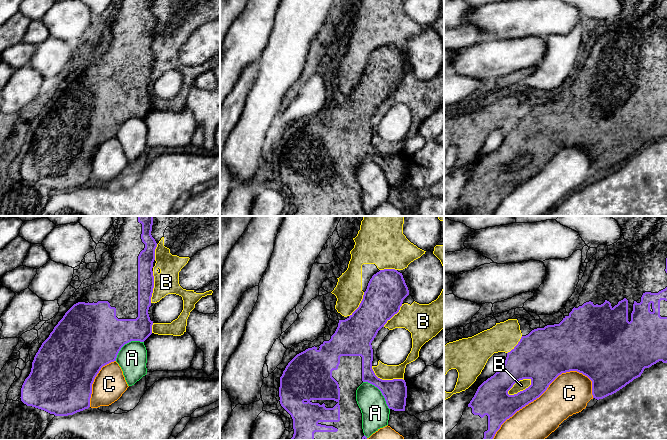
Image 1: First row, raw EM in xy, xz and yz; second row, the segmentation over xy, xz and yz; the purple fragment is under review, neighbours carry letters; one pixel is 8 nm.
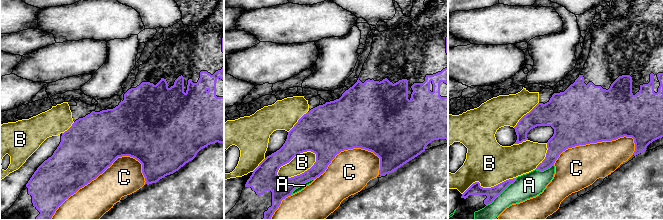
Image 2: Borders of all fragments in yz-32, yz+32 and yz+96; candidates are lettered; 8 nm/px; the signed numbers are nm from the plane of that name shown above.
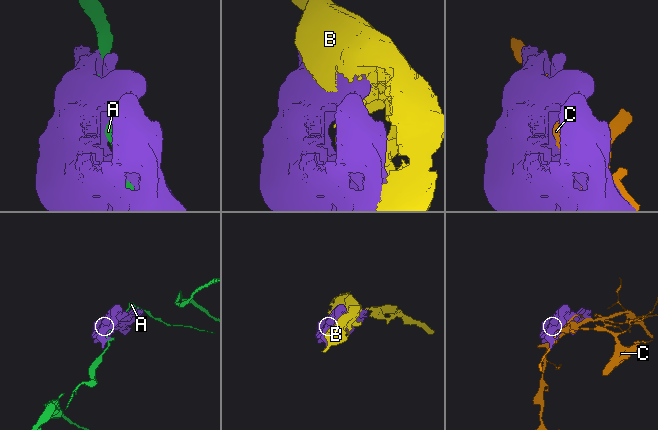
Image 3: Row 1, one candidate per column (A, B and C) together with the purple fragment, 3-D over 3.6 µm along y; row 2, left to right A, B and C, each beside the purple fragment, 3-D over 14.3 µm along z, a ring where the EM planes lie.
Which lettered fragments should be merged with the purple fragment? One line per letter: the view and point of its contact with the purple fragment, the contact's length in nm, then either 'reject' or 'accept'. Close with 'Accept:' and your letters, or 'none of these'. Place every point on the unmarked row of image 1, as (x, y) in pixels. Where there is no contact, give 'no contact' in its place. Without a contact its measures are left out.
A: xz (381, 168) | 320 nm | reject
B: yz (518, 156) | 240 nm | reject
C: yz (540, 171) | 950 nm | reject
Accept: none of these

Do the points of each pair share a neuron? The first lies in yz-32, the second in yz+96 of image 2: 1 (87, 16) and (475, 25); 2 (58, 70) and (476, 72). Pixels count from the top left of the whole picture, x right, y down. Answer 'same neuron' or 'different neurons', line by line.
1: same neuron
2: same neuron

